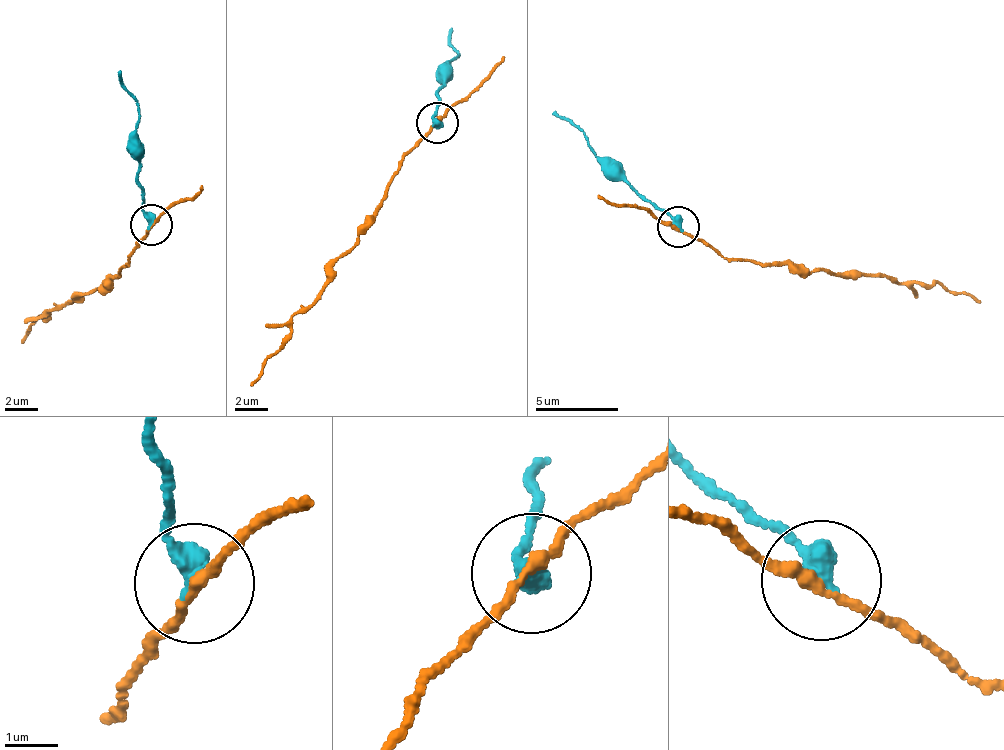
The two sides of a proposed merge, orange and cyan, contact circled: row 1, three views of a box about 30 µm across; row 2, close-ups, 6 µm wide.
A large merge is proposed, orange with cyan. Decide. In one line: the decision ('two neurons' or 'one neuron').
two neurons

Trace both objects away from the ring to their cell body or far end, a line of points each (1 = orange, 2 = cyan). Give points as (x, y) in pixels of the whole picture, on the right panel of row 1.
1: (677, 226), (723, 259), (793, 263), (905, 283), (921, 282), (945, 286), (982, 302)
2: (677, 226), (596, 154), (583, 133), (553, 114)

